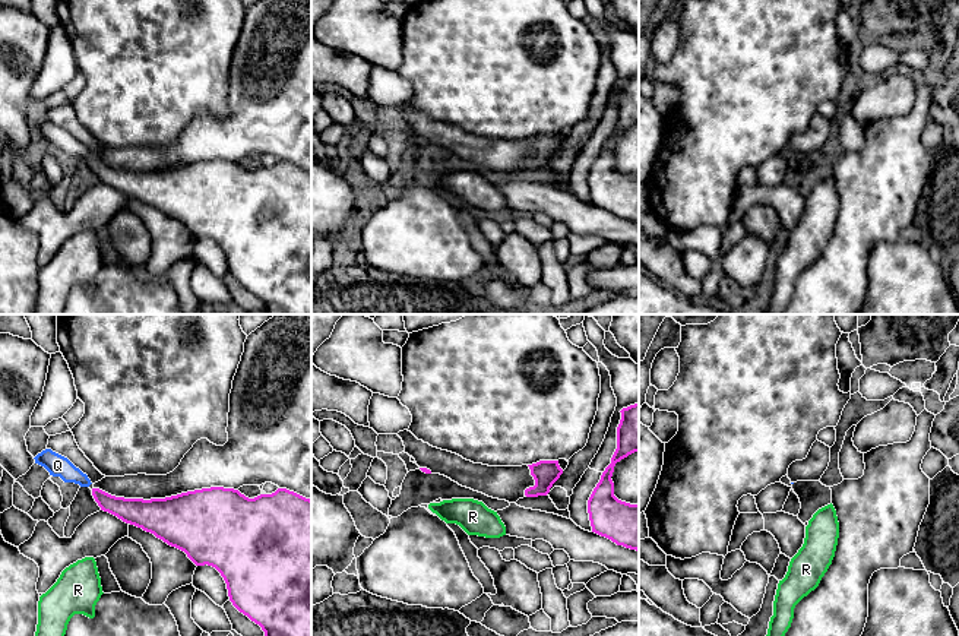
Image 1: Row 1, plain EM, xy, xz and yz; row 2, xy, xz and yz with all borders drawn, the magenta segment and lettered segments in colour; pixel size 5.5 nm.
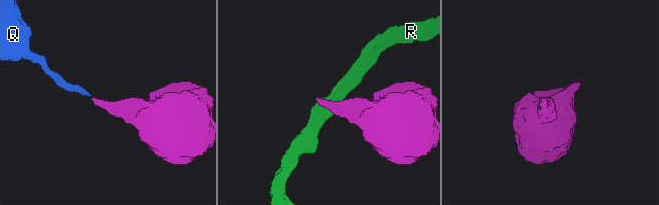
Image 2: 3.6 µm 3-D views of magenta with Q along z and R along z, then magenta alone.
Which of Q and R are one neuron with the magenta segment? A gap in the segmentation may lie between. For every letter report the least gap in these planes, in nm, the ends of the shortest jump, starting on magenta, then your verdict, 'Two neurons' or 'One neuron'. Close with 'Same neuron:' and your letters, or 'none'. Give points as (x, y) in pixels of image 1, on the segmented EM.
Q: Distance 30 nm. Across: xy (92, 489), (89, 484). One neuron
R: Distance 170 nm. Across: xz (430, 472), (430, 503). Two neurons
Same neuron: Q

